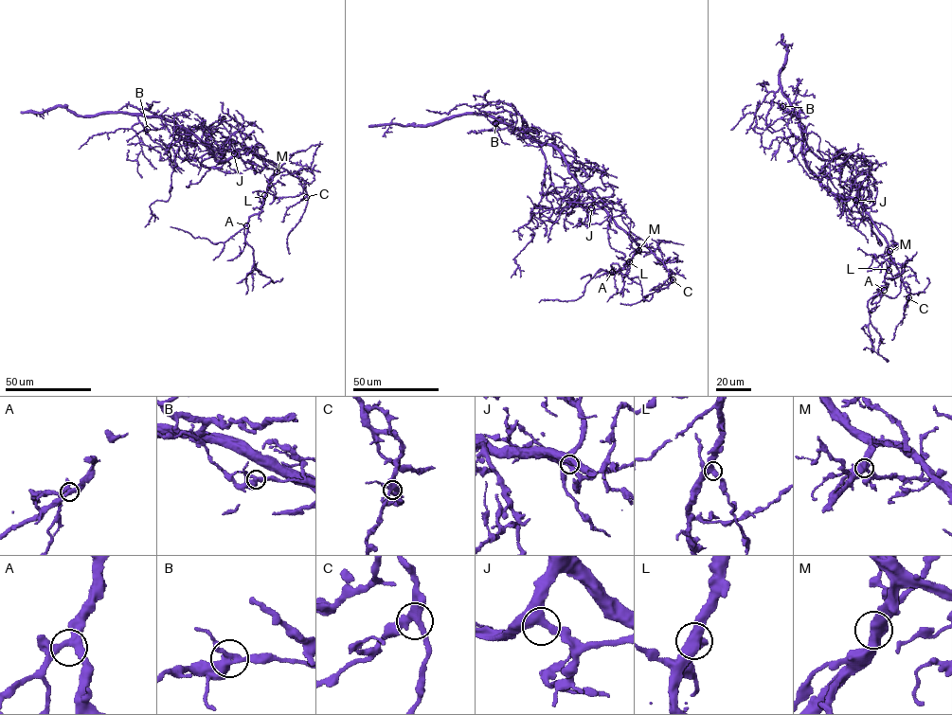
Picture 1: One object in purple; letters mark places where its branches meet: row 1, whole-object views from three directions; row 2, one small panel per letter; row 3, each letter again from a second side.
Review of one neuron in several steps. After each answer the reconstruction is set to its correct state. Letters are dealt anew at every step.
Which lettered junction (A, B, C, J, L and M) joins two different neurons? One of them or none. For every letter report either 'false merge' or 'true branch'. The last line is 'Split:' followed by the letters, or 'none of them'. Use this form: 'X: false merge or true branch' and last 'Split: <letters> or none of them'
A: true branch
B: true branch
C: true branch
J: true branch
L: true branch
M: true branch
Split: none of them

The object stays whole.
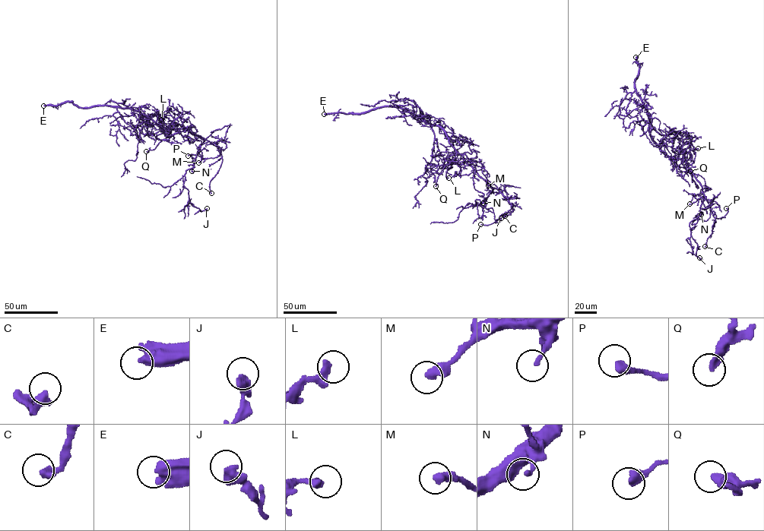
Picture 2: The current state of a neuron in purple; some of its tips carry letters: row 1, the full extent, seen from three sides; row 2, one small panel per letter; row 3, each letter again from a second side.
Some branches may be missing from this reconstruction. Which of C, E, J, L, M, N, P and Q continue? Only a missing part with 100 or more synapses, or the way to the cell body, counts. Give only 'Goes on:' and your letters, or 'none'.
Goes on: E

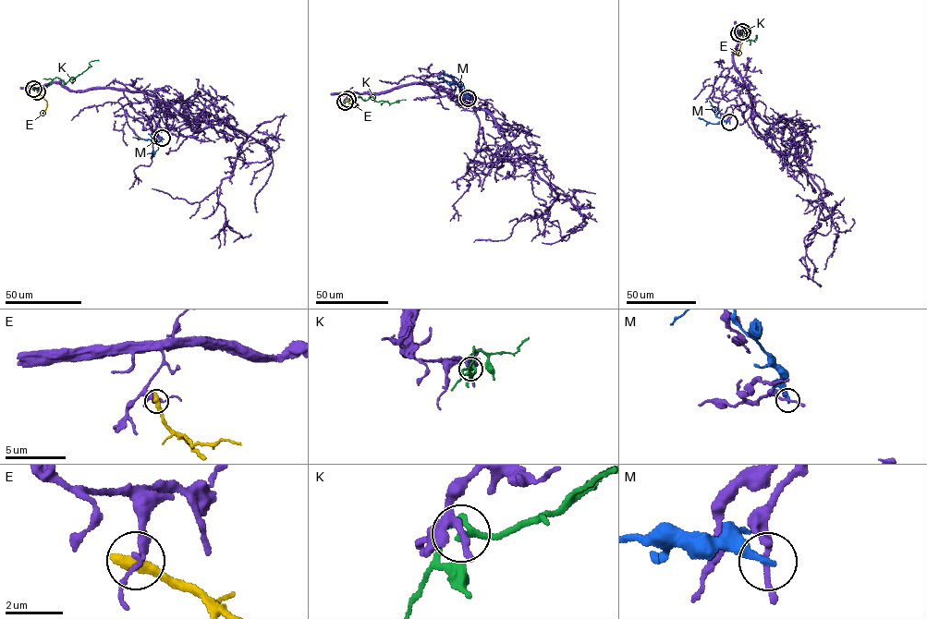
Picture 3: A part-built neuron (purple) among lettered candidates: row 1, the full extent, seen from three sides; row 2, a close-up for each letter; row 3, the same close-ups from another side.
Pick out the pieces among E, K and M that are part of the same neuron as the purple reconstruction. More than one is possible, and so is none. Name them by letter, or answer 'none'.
none

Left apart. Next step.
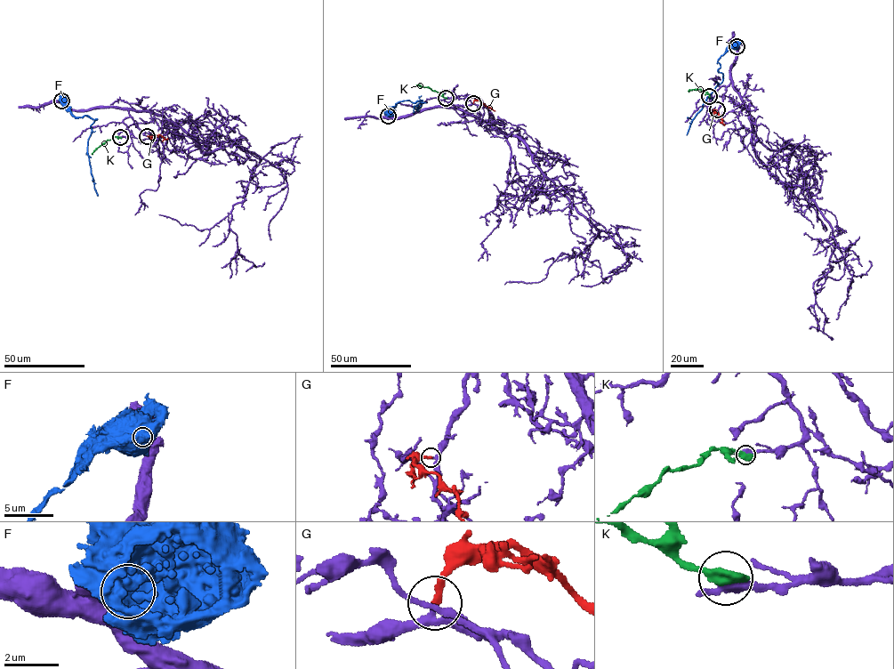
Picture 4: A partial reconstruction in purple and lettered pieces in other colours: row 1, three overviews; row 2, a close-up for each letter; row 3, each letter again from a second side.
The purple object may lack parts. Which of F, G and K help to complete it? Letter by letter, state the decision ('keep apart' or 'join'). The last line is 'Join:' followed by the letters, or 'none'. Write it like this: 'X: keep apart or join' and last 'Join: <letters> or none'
F: keep apart
G: join
K: join
Join: G, K

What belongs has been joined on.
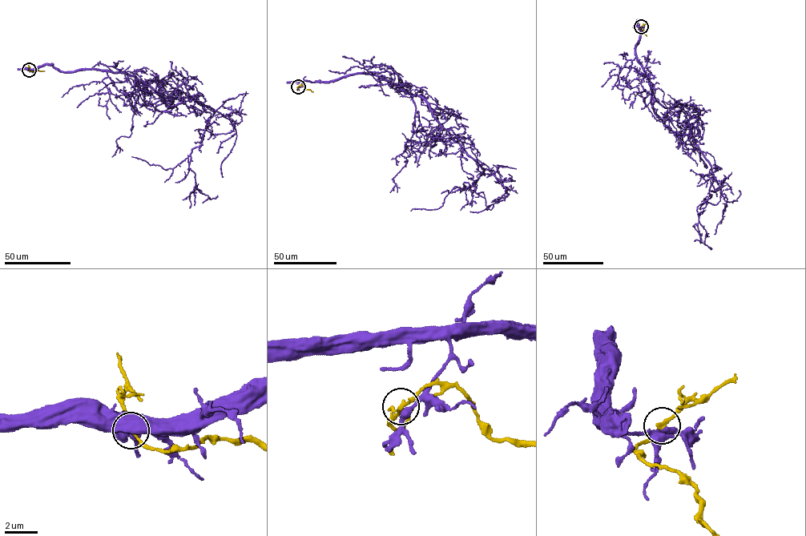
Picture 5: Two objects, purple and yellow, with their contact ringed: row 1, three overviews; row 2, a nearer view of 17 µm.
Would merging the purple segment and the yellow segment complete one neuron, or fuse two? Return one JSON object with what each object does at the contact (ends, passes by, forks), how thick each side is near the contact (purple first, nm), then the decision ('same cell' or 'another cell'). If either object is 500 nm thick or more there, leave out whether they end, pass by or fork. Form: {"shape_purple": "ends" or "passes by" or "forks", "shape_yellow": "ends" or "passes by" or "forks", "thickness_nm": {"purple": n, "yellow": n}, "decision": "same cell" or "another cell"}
{"shape_purple": "passes by", "shape_yellow": "passes by", "thickness_nm": {"purple": 360, "yellow": 190}, "decision": "another cell"}

